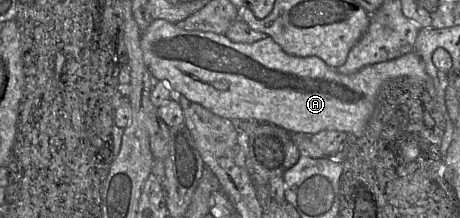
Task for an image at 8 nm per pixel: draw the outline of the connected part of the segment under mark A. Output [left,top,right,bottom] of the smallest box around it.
[140,20,434,138]

